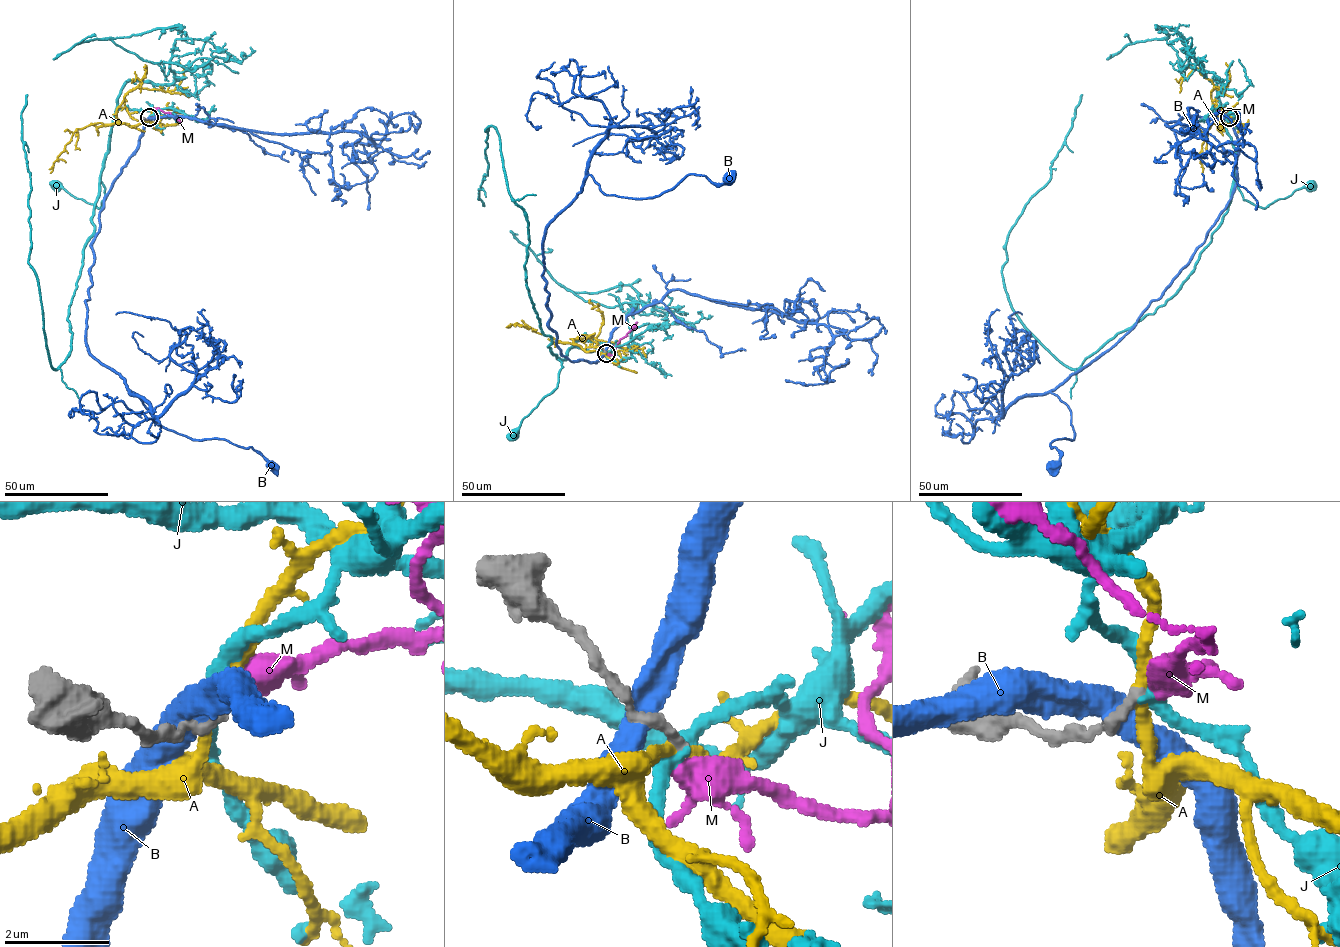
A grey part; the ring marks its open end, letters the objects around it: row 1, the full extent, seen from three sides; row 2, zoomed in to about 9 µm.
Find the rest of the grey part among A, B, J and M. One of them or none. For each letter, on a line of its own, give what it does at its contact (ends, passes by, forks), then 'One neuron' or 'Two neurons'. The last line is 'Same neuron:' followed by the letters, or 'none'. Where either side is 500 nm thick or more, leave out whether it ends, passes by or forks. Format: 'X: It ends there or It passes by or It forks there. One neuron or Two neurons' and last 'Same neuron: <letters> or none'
A: It passes by. Two neurons
B: It passes by. Two neurons
J: It passes by. Two neurons
M: It passes by. One neuron
Same neuron: M

